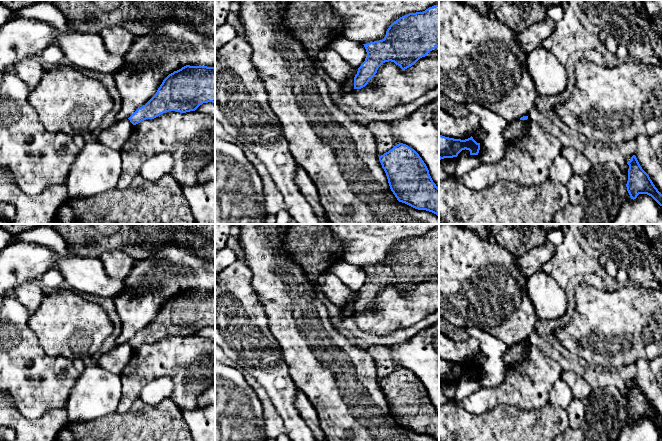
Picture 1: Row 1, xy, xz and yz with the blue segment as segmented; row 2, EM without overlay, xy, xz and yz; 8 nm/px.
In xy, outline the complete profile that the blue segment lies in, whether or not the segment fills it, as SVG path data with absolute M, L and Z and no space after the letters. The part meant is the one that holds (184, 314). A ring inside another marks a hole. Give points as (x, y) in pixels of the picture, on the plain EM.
M186 289L169 298L156 318L128 343L136 349L169 335L195 335L208 326L215 327L215 291Z

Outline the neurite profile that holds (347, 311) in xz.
M349 299L346 306L341 308L342 311L342 318L346 319L354 314L354 301Z

